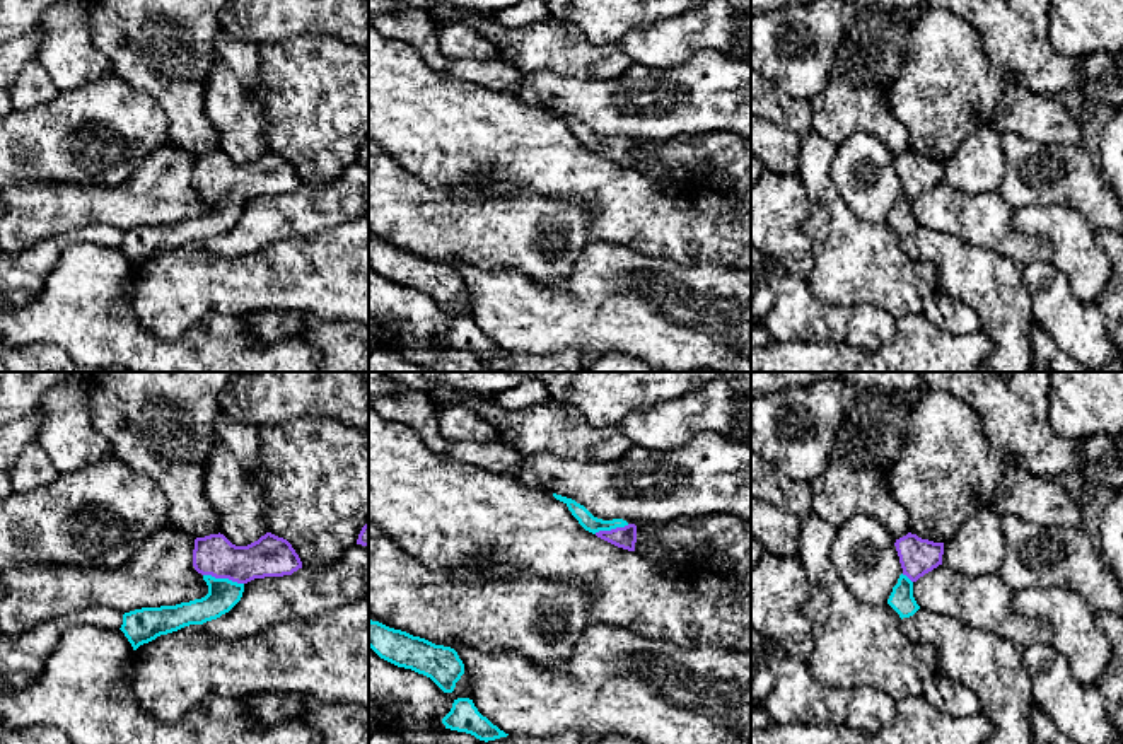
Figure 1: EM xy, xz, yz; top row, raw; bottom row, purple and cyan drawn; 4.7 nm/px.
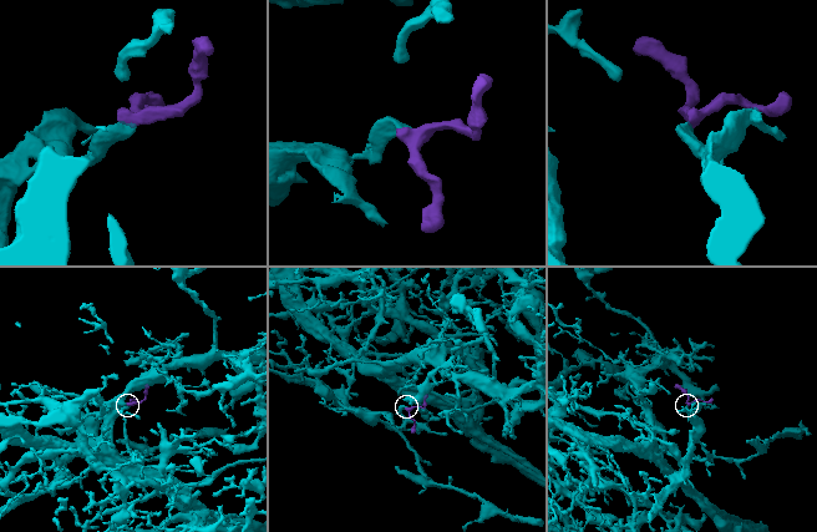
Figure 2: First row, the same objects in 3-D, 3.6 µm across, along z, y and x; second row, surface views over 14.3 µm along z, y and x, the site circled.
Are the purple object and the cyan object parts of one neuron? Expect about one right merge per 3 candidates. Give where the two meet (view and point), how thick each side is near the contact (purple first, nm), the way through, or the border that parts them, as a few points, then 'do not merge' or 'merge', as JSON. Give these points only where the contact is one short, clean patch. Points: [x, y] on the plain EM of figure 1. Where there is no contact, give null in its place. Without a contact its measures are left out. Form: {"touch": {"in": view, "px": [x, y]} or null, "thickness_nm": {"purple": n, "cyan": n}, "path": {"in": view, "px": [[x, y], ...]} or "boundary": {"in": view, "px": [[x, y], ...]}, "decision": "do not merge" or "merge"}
{"touch": {"in": "xy", "px": [224, 195]}, "thickness_nm": {"purple": 190, "cyan": 150}, "path": {"in": "xy", "px": [[214, 173], [224, 183], [224, 195], [224, 212]]}, "decision": "merge"}

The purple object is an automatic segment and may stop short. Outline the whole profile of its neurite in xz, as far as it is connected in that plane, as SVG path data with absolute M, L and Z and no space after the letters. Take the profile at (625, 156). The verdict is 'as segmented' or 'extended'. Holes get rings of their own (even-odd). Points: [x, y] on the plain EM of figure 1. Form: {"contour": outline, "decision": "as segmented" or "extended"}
{"contour": "M553 111L553 114L568 125L572 133L579 138L579 142L585 148L596 152L597 155L618 166L635 169L635 160L637 160L635 142L628 142L623 137L613 137L613 138L597 137L584 123L577 121L575 118L556 113L556 111Z", "decision": "extended"}

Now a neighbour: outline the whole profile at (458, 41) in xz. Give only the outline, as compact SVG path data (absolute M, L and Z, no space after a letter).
M454 22L437 31L440 51L456 60L498 60L497 48L474 27Z

